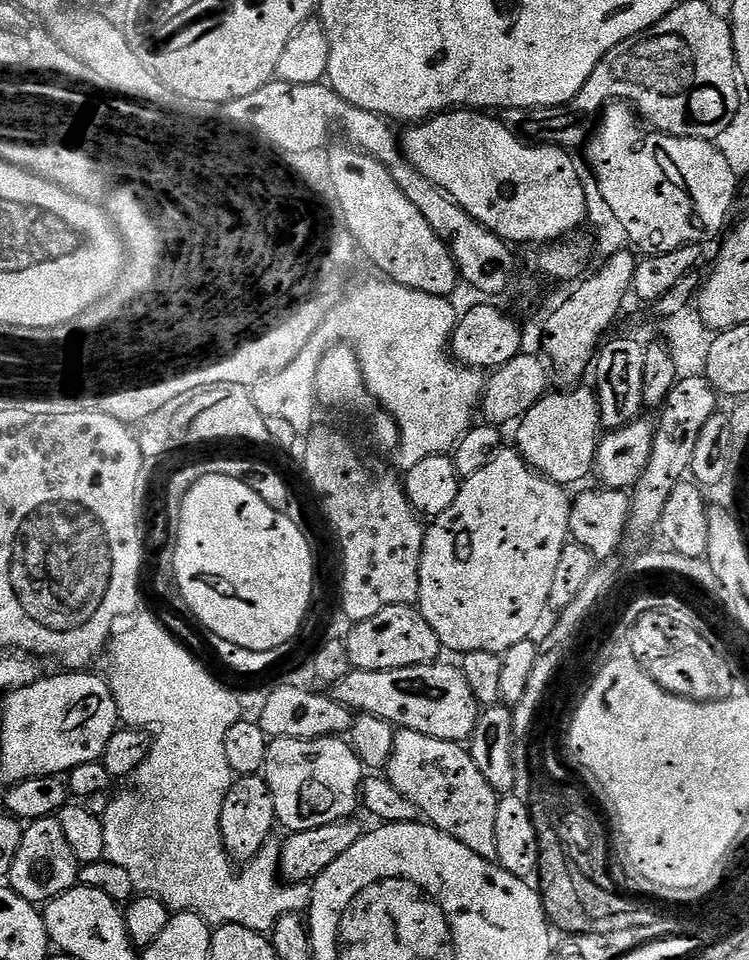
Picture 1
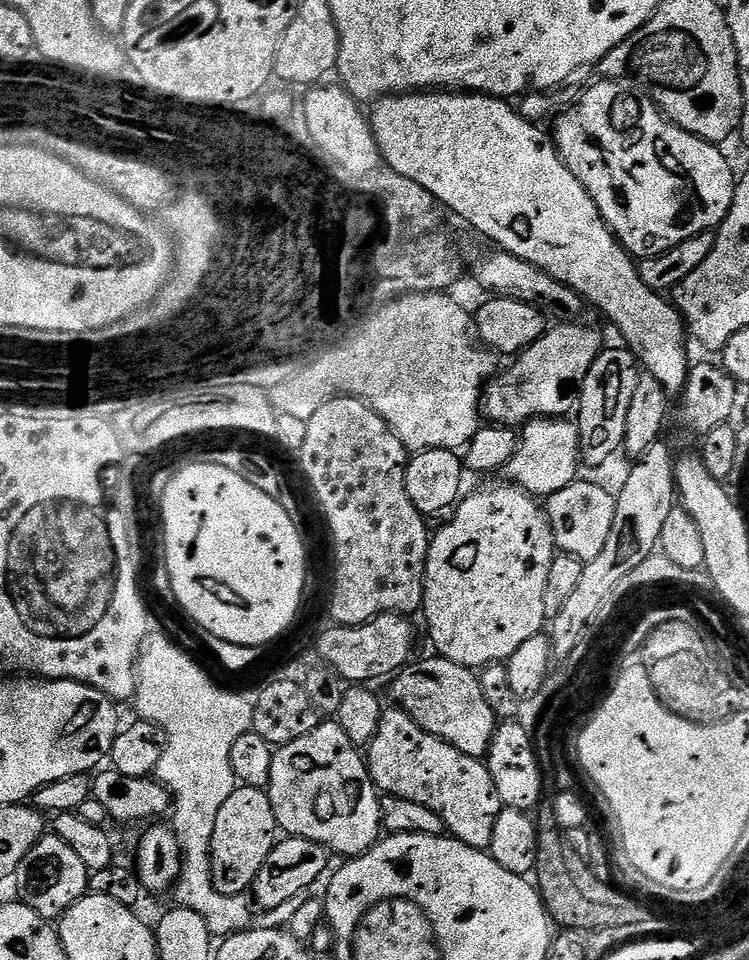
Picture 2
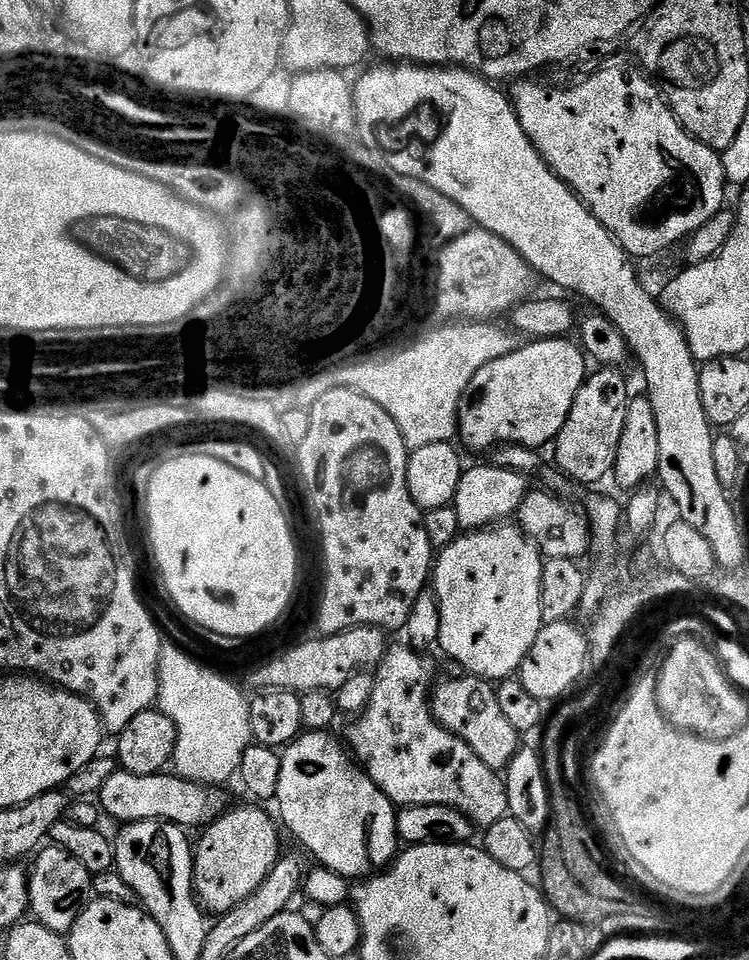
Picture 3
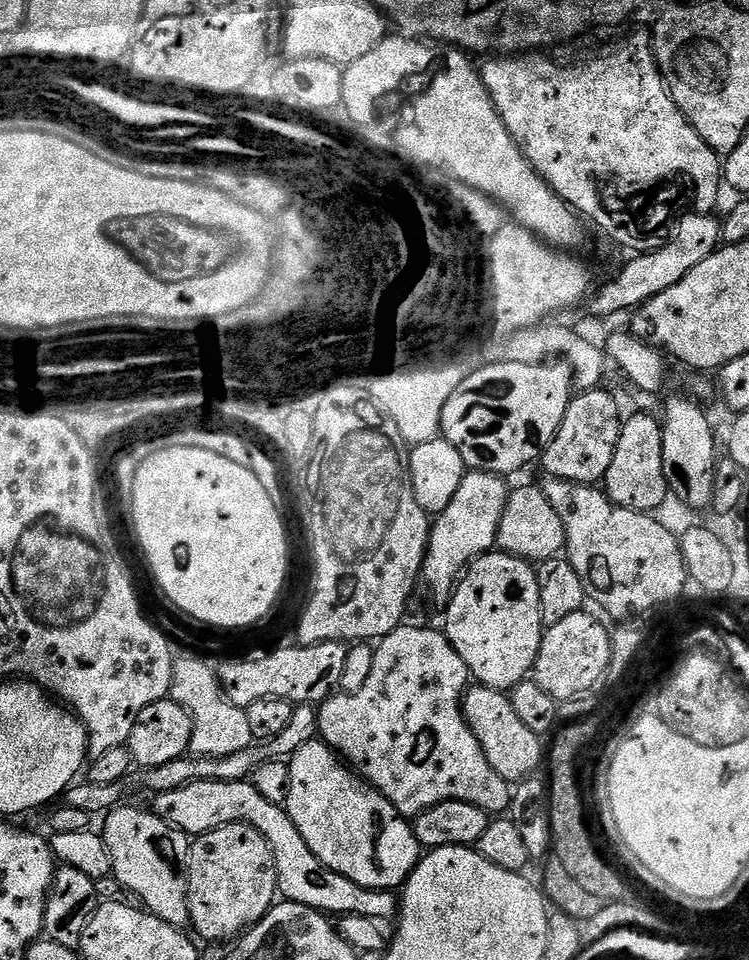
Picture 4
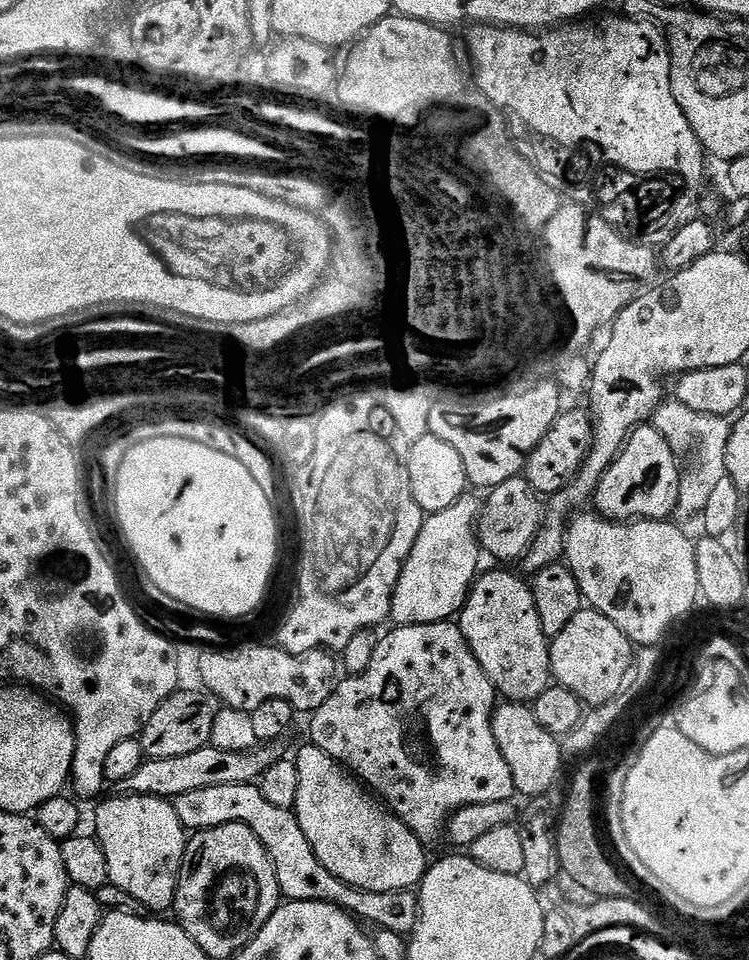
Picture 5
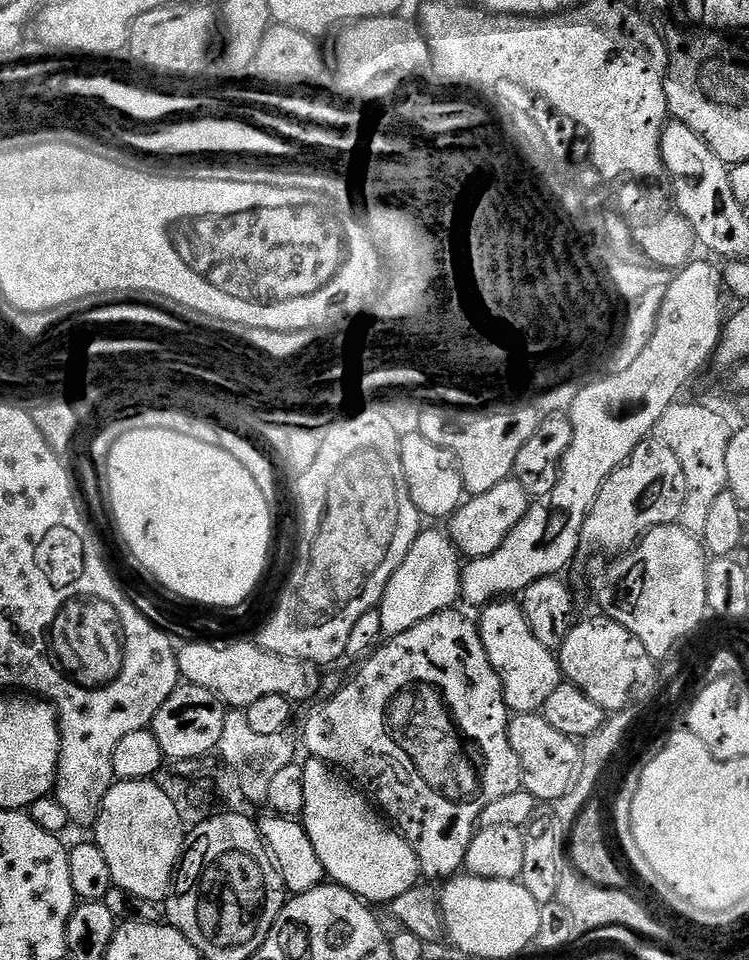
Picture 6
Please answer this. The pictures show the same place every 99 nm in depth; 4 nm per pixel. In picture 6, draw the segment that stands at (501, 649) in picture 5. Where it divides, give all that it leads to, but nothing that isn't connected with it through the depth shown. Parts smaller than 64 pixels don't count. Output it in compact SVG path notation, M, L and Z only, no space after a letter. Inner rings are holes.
M515 599L494 600L483 605L479 612L478 627L482 646L486 646L486 654L504 687L506 706L516 714L539 713L546 698L550 698L550 694L554 694L554 690L562 682L557 653L542 646L542 642L534 638L534 630L530 630L530 622L526 622L524 617L524 609Z

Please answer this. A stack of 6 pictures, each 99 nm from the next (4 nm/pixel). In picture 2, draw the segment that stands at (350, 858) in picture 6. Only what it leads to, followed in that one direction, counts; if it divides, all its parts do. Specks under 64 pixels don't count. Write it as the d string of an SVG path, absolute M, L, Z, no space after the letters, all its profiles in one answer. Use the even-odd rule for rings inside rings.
M321 722L310 734L302 734L289 744L279 745L275 749L270 766L270 782L267 794L274 806L276 823L289 836L310 838L310 842L318 842L329 853L336 852L340 858L351 858L369 852L382 836L380 823L381 793L368 772L368 765L361 749L350 738L346 738L346 730L335 722Z

